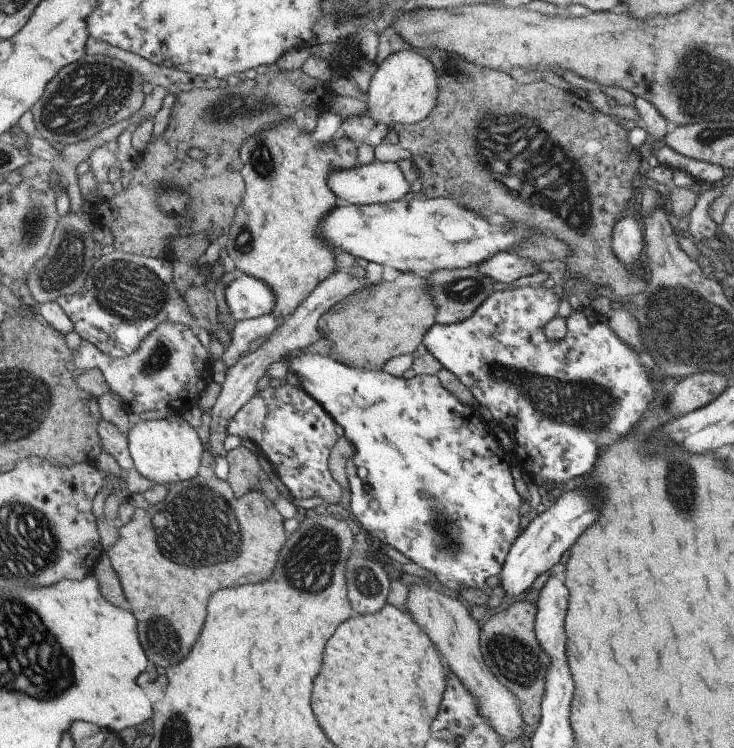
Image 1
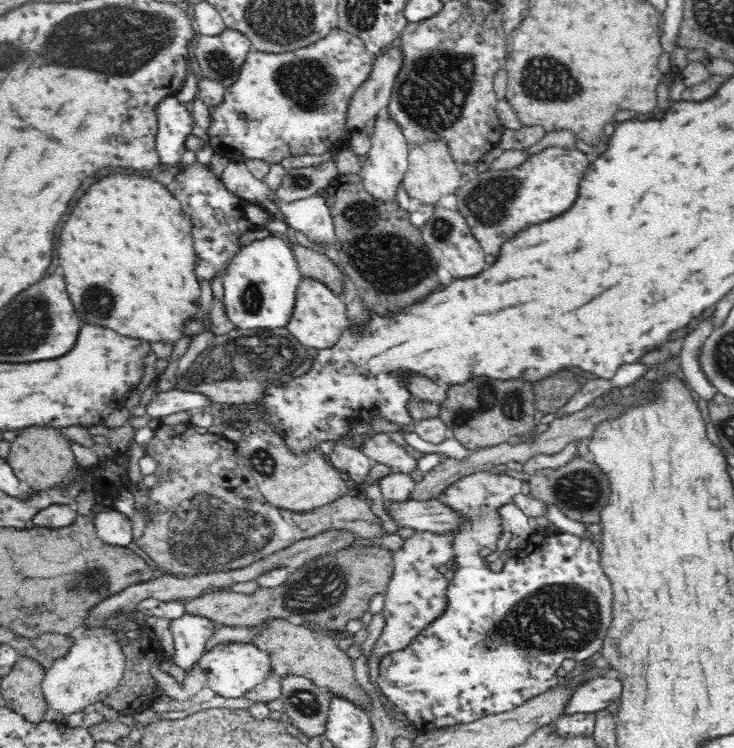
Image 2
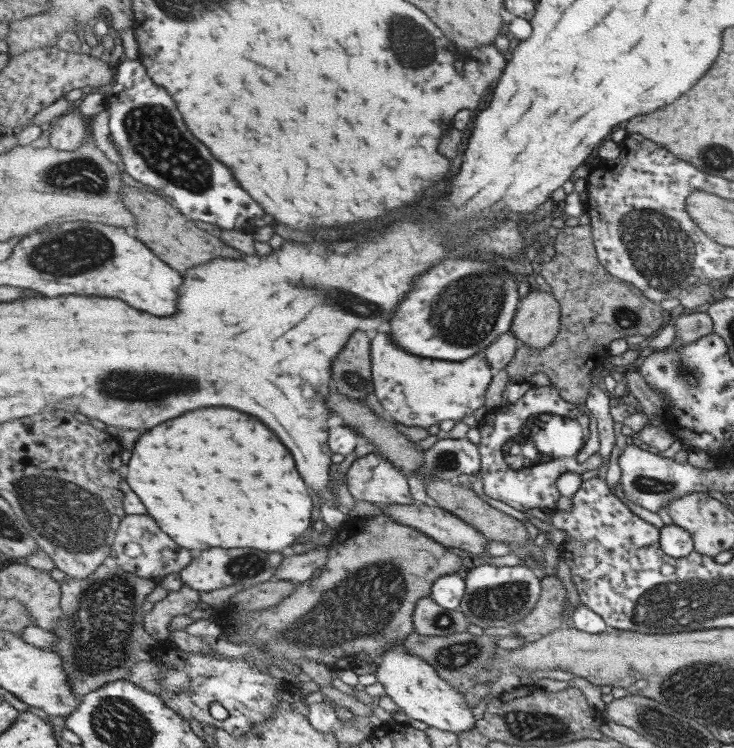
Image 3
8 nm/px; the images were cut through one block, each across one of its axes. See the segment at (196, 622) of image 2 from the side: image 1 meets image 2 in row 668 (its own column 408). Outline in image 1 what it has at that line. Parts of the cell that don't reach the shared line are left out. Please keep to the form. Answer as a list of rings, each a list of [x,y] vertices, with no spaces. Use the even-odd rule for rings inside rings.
[[[373,162],[353,167],[350,169],[337,169],[328,176],[328,183],[333,192],[349,204],[354,205],[372,205],[375,203],[390,203],[403,200],[403,196],[411,190],[409,180],[403,176],[401,166],[394,162]]]

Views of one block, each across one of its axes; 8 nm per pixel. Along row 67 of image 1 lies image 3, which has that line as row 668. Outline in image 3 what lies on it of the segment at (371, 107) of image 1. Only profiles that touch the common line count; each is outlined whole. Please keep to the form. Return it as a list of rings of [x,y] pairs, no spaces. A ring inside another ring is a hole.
[[[403,642],[385,646],[385,654],[379,660],[376,670],[377,680],[386,690],[387,696],[402,709],[408,717],[425,722],[431,727],[449,732],[473,730],[478,720],[471,706],[467,704],[465,693],[452,683],[441,678],[441,674],[421,656],[411,654]]]

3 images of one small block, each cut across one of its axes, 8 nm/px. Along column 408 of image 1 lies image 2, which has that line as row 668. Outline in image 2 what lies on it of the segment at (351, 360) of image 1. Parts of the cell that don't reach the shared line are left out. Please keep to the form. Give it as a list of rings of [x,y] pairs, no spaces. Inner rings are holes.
[[[274,617],[253,626],[255,634],[252,643],[264,649],[270,655],[270,666],[282,677],[302,676],[311,680],[318,688],[326,690],[331,696],[338,696],[354,706],[360,707],[365,713],[371,714],[374,708],[370,689],[365,689],[355,677],[354,660],[340,650],[338,641],[331,635],[308,629],[305,624],[297,625],[288,618]]]

